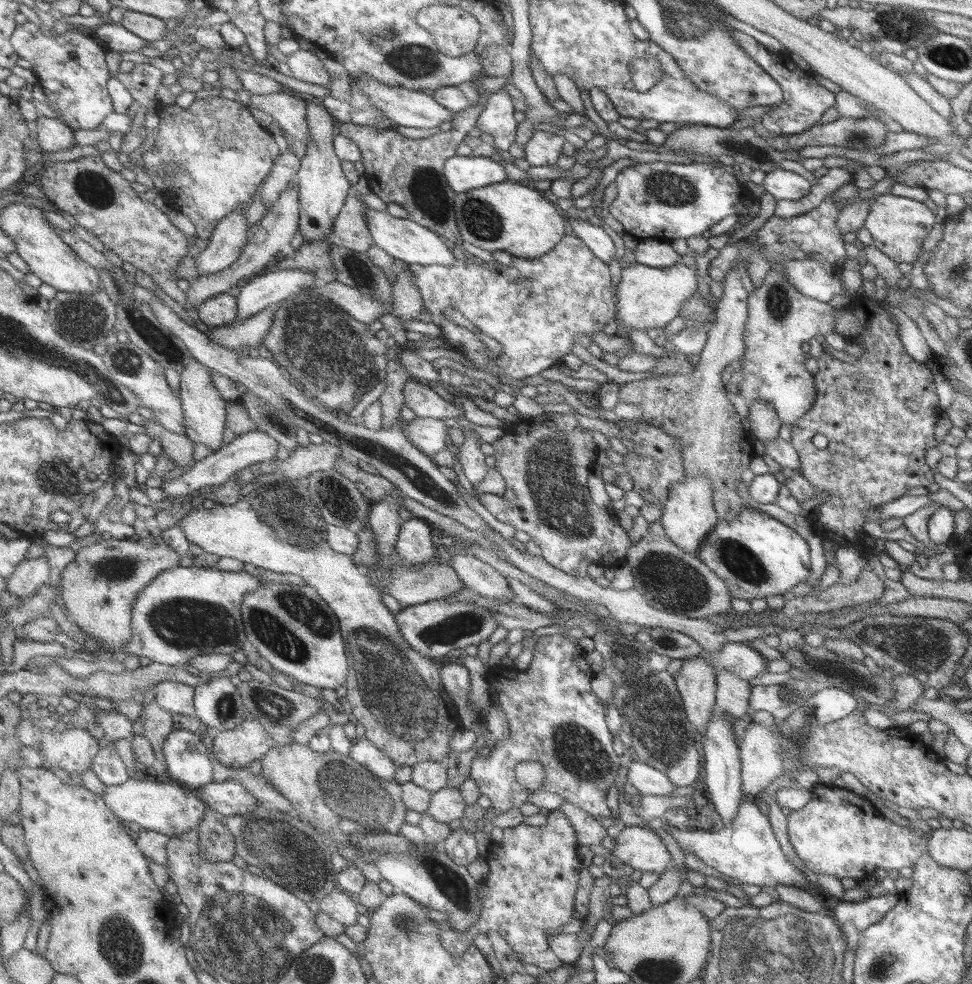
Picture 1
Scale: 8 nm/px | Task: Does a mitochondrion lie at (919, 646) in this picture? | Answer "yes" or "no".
yes

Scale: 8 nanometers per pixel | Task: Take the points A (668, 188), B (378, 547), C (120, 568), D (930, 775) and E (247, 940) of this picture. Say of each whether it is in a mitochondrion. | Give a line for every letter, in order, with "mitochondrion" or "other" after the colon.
A: mitochondrion
B: other
C: mitochondrion
D: other
E: mitochondrion

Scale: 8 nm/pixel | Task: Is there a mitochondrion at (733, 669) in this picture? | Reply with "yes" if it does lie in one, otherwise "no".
no

